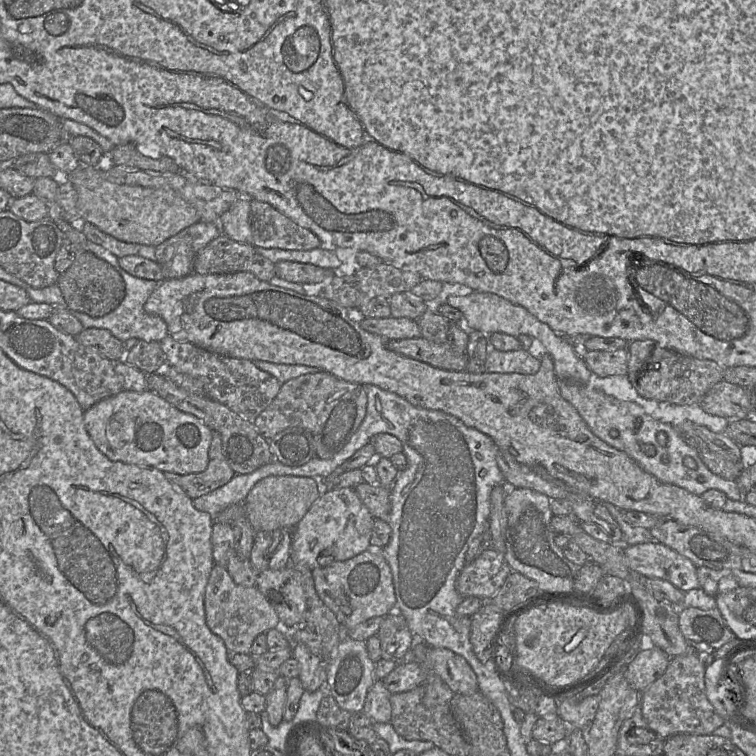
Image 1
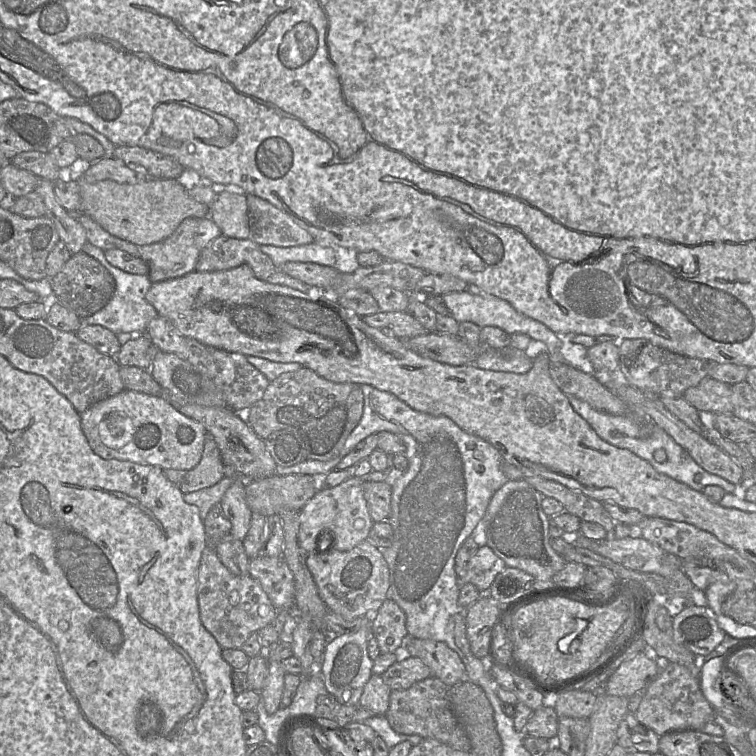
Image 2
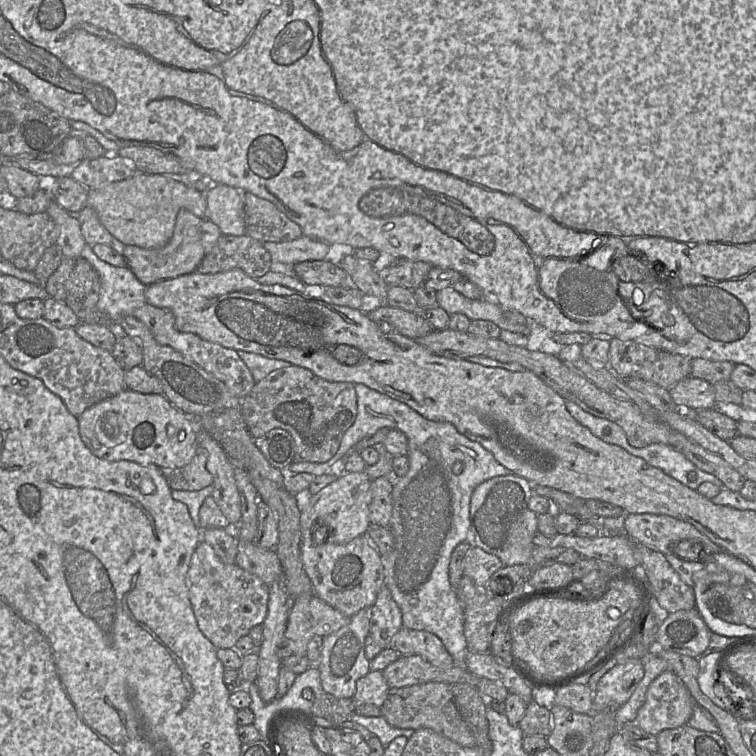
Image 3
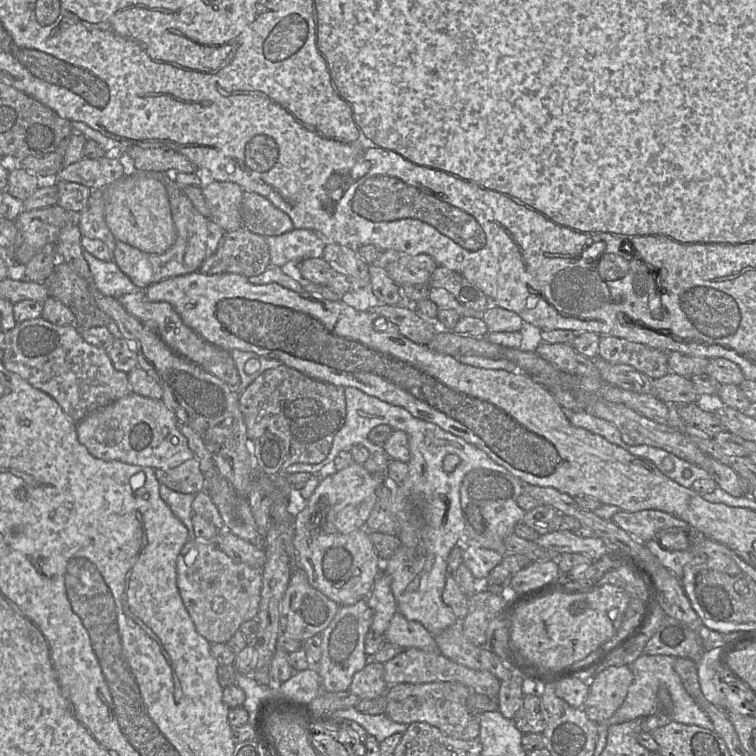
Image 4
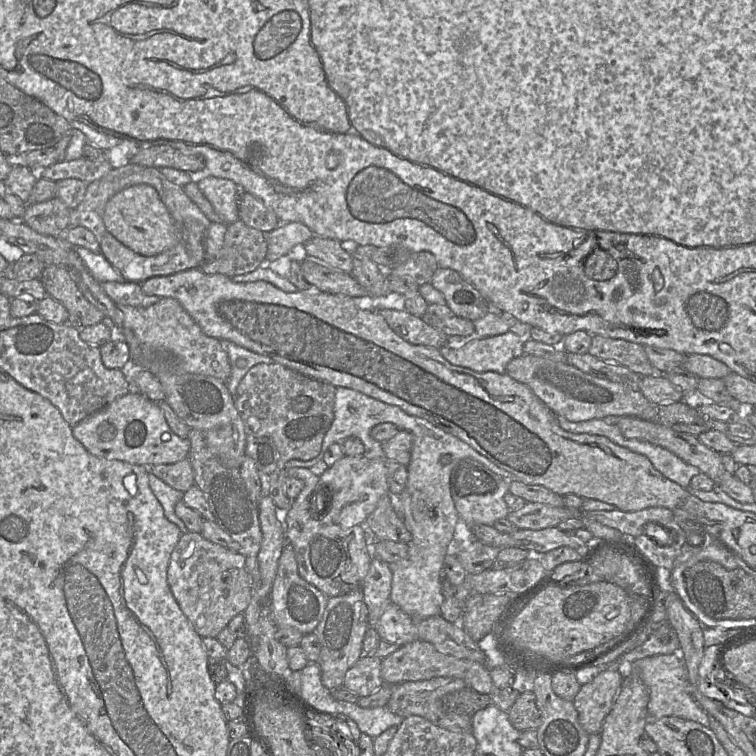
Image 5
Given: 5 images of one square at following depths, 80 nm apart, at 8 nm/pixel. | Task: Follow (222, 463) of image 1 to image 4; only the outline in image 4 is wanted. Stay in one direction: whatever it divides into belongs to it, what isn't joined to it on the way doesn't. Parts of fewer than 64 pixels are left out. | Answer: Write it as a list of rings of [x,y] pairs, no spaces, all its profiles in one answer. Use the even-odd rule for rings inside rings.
[[[195,457],[170,469],[155,469],[160,483],[181,493],[196,494],[205,488],[205,477],[200,469],[199,460]]]

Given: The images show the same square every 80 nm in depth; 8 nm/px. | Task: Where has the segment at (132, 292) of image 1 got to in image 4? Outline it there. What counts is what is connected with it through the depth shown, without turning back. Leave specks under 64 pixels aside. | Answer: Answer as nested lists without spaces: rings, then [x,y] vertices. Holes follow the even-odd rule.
[[[83,249],[83,257],[102,294],[119,299],[121,296],[139,289],[114,261],[100,260],[85,249]]]

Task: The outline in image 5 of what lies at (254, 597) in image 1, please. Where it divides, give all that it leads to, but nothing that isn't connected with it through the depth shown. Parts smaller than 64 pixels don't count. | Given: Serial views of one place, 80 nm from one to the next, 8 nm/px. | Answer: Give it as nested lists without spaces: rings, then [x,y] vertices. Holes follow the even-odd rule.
[[[190,531],[180,536],[171,553],[167,580],[182,612],[202,638],[216,638],[234,616],[243,614],[254,590],[243,555],[205,539],[201,533]]]

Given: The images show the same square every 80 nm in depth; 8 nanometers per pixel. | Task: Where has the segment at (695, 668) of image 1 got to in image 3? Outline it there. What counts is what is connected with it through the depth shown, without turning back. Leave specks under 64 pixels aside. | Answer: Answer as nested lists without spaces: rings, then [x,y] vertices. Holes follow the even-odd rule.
[[[666,670],[649,685],[643,705],[633,723],[652,735],[685,725],[696,704],[682,680]]]

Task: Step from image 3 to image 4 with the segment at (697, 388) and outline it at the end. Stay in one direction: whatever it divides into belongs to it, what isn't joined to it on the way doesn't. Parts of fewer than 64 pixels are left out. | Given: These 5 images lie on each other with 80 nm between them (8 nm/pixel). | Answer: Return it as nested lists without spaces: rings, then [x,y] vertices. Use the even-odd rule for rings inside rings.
[[[673,373],[653,379],[652,386],[654,396],[670,405],[692,404],[699,397],[690,379]]]

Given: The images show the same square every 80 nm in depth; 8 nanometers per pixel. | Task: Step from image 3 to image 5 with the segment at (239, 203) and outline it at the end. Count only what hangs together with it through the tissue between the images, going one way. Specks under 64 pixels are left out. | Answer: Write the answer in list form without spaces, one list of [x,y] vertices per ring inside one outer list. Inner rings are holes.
[[[212,175],[197,179],[197,184],[209,200],[222,222],[228,224],[239,219],[240,188],[231,180]]]

